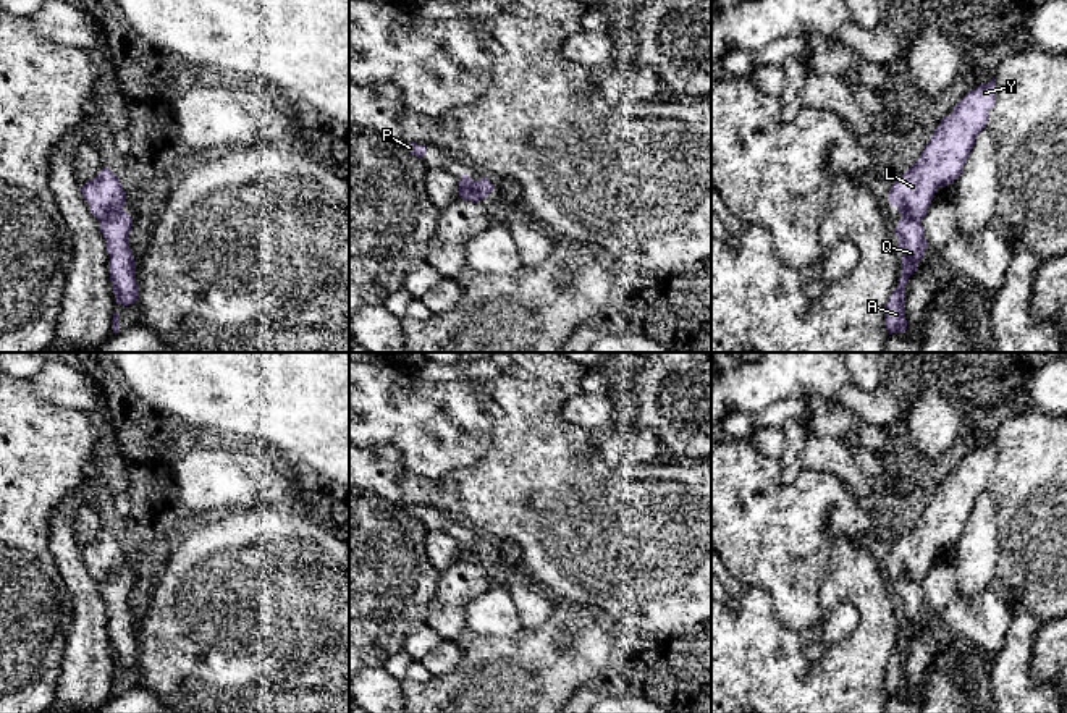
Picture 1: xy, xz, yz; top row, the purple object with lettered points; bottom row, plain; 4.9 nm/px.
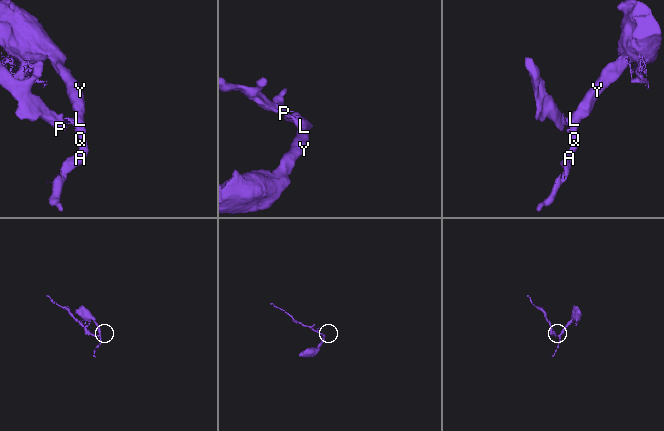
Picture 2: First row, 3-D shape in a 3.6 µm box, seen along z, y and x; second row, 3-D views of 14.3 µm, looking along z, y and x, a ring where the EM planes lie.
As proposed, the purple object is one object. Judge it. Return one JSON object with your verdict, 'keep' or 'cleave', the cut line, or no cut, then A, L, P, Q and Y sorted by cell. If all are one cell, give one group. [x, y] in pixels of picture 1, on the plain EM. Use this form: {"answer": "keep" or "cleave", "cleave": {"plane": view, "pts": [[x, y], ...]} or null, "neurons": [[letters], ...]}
{"answer": "keep", "cleave": null, "neurons": [["A", "L", "P", "Q", "Y"]]}

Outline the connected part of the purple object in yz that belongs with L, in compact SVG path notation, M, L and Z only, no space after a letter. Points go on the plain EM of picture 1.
M994 440L968 453L941 482L930 504L910 530L889 551L889 564L900 576L896 598L900 611L900 640L891 655L884 686L889 697L905 695L904 655L926 611L922 582L938 550L952 546L962 535L976 496L986 488L996 464Z

